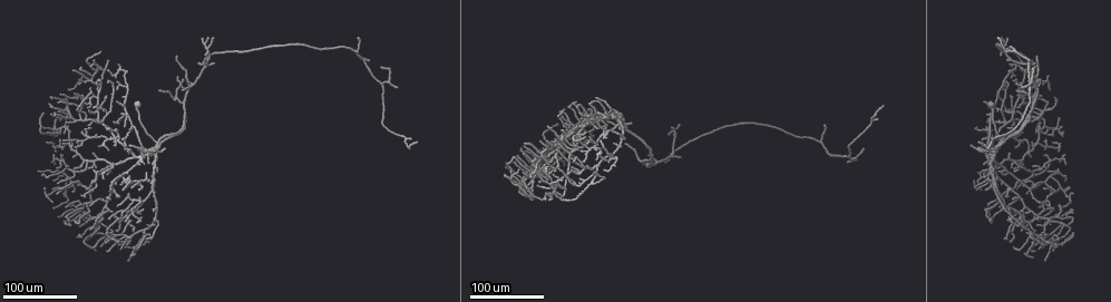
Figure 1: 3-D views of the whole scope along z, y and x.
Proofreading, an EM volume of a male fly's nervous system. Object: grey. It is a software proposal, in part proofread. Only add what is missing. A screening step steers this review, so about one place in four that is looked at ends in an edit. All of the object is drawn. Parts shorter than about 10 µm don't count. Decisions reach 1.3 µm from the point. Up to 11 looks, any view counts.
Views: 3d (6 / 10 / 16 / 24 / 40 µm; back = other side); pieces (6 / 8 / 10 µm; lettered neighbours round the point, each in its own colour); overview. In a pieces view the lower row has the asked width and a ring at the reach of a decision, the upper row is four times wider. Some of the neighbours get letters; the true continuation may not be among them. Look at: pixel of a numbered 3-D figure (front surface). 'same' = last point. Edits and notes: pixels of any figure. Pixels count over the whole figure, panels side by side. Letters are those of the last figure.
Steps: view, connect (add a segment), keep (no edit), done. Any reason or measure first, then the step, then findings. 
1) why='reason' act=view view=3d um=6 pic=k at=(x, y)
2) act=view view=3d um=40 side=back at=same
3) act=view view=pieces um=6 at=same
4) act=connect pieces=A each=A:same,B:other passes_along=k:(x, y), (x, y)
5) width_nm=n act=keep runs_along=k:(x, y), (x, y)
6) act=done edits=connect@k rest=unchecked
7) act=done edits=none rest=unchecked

why='an open end' act=view view=3d um=40 pic=1 at=(59, 217)

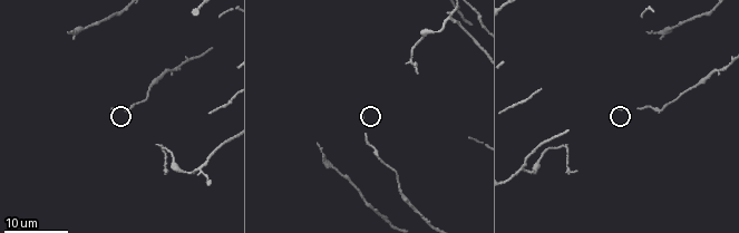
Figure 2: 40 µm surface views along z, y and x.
act=view view=pieces um=6 pic=2 at=(618, 109)

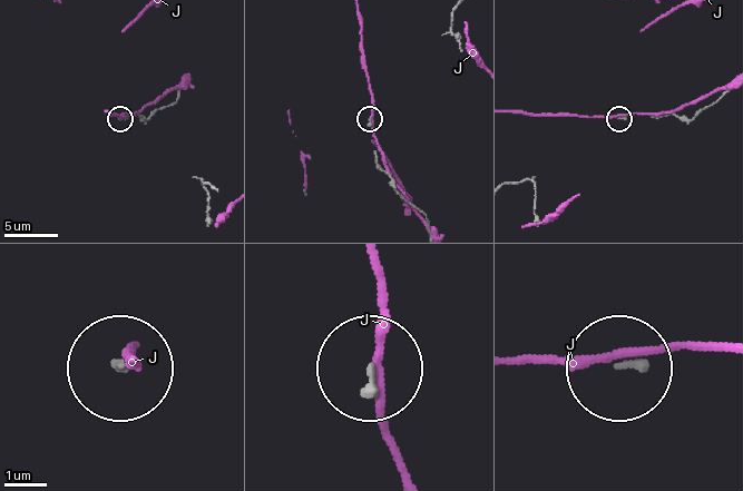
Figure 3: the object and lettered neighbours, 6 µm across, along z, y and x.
act=keep each=J:other runs_along=3:(428, 223), (379, 165), (369, 120) found='no lettered segment goes on from it'

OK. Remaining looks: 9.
why='an open end' act=view view=3d um=40 pic=1 at=(59, 168)

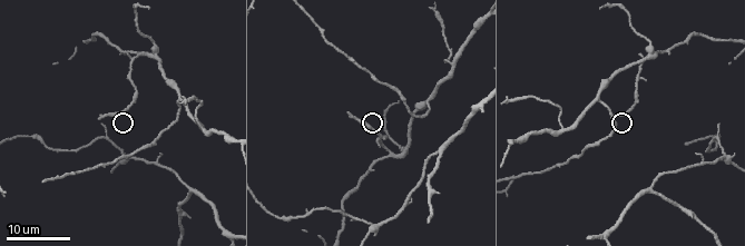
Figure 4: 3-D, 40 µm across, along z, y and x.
why='see the neighbours' act=view view=pieces um=8 pic=4 at=(98, 117)

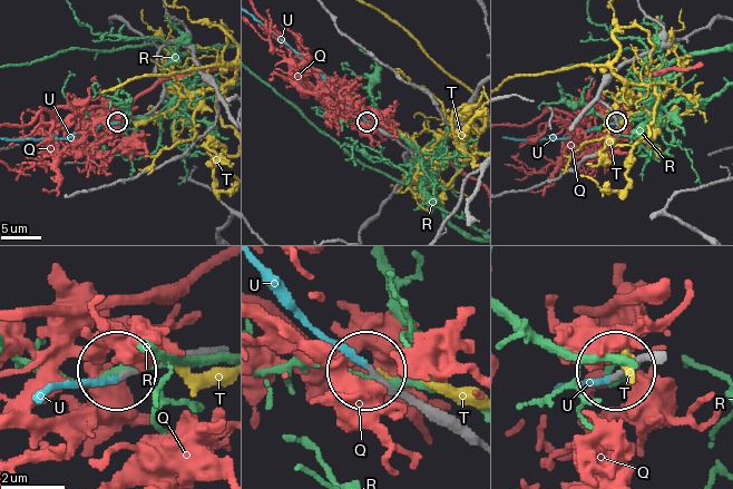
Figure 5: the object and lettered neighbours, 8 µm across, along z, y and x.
act=connect pieces=U each=Q:other,R:other,T:other,U:same found='it goes on there'

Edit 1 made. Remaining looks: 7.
why='see it whole again' act=view view=overview

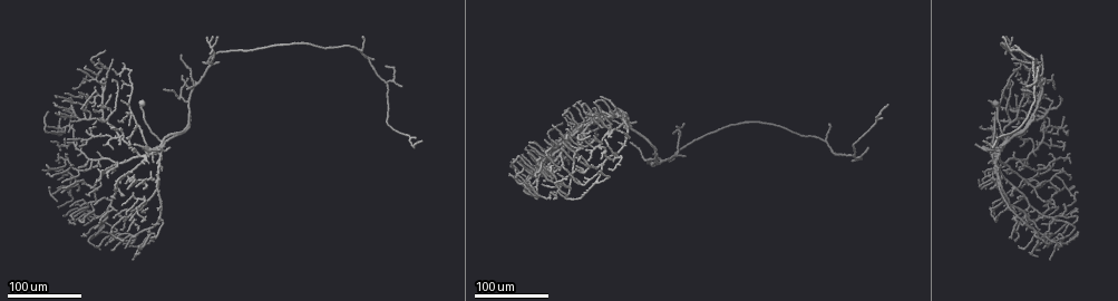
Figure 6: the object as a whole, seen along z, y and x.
why='an open end' act=view view=3d um=40 pic=6 at=(522, 169)

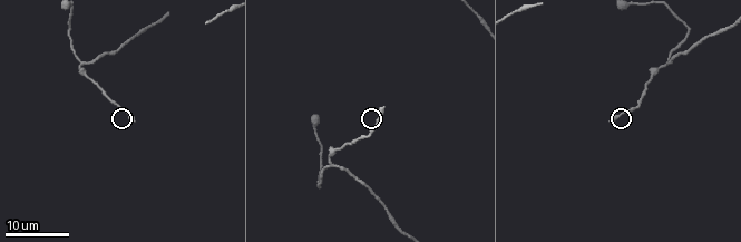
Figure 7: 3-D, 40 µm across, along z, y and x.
act=view view=pieces um=10 pic=7 at=(384, 108)

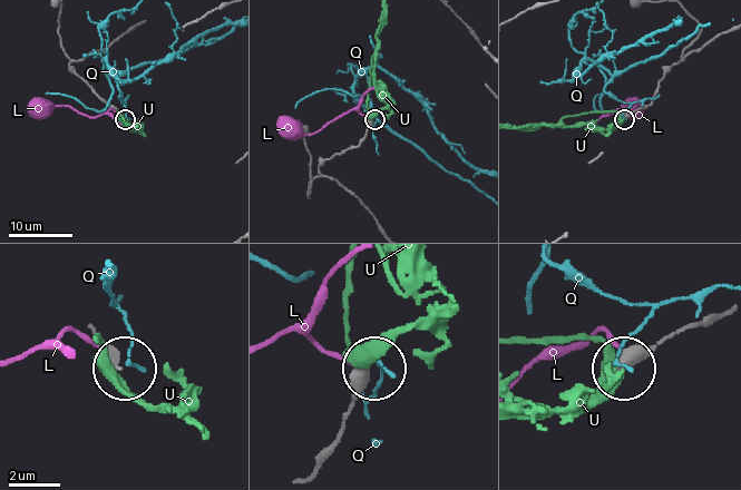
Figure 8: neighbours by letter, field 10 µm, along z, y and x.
act=keep each=L:other,Q:other,U:other runs_along=8:(341, 186), (321, 174), (320, 166), (358, 145), (371, 119) found='no lettered segment goes on from it'

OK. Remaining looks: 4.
act=view view=3d um=40 pic=1 at=(552, 193)

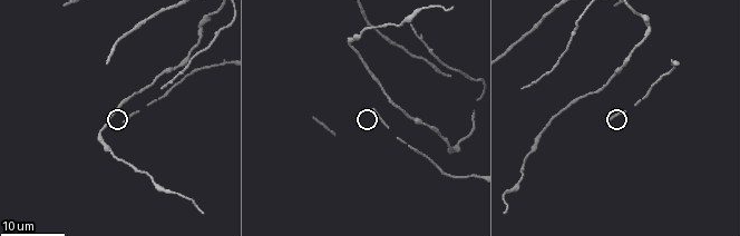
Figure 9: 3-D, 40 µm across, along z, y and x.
act=view view=pieces um=8 pic=9 at=(606, 123)

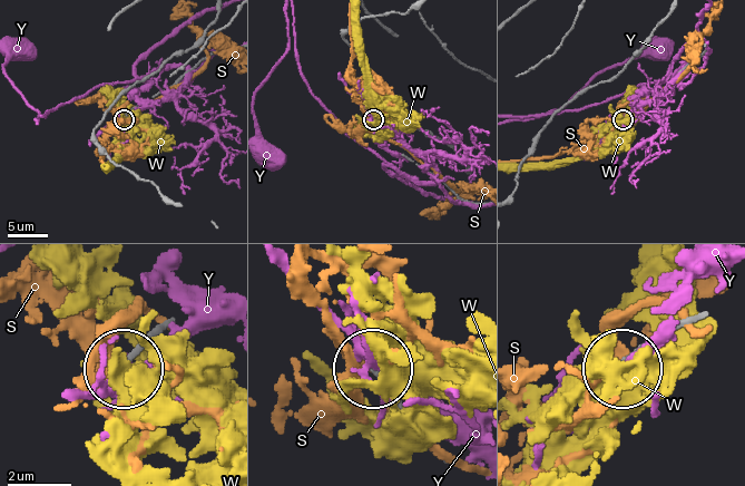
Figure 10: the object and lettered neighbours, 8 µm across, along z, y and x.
act=keep each=S:other,W:other,Y:other found='no lettered segment goes on from it'

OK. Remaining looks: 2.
why='end of a long branch' act=view view=3d um=16 pic=9 at=(315, 119)

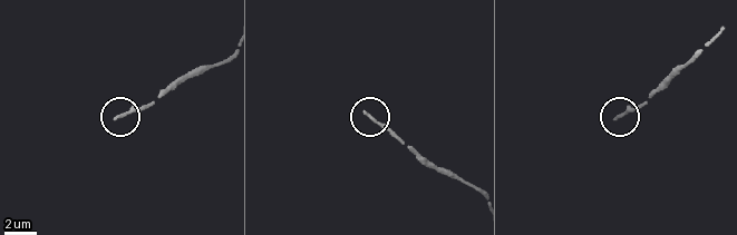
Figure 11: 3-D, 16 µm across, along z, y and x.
act=view view=pieces um=8 pic=11 at=(617, 119)

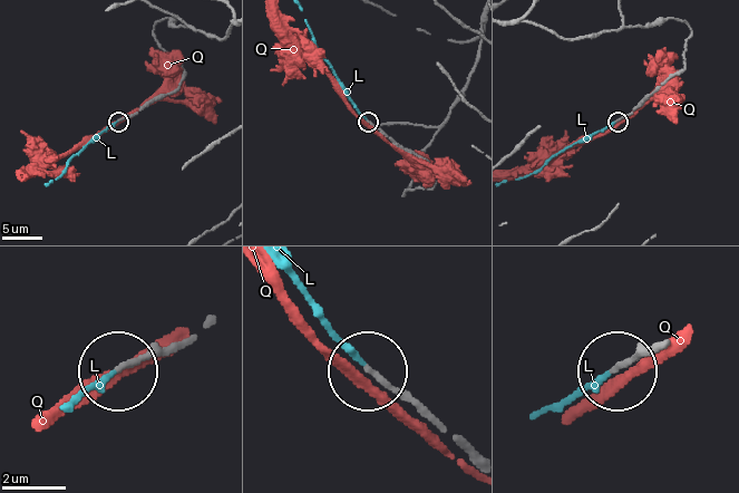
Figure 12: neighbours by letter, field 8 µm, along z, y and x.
width_nm=170 act=connect pieces=L each=L:same,Q:other passes_along=12:(138, 110), (104, 131), (69, 161), (59, 177), (46, 185) found='it goes on there'

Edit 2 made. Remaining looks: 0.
act=done edits=connect@5,connect@12 rest=unchecked

